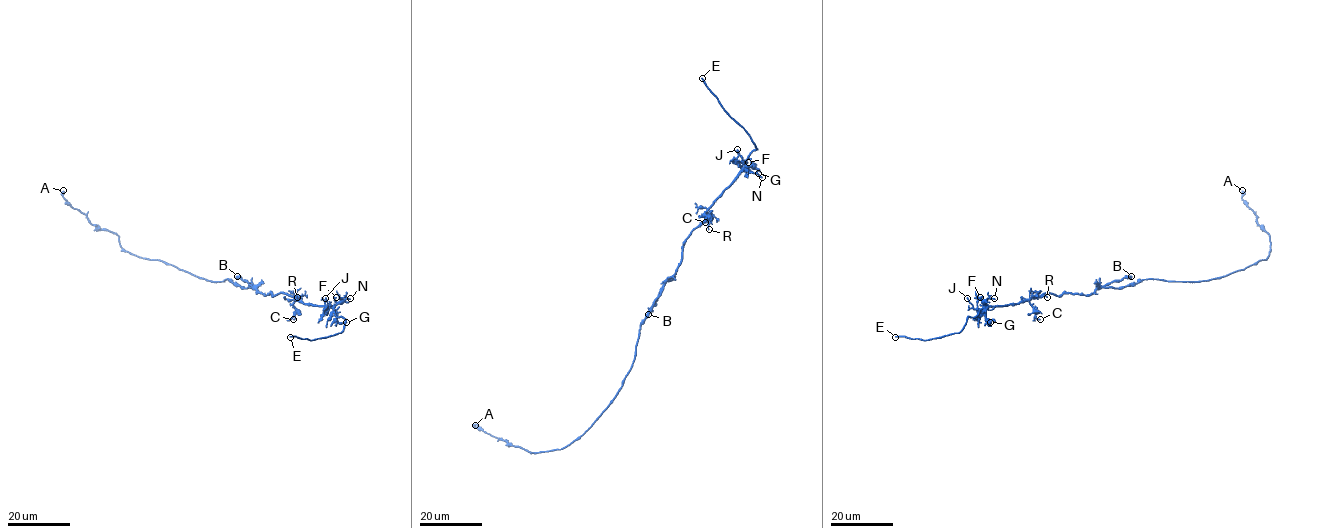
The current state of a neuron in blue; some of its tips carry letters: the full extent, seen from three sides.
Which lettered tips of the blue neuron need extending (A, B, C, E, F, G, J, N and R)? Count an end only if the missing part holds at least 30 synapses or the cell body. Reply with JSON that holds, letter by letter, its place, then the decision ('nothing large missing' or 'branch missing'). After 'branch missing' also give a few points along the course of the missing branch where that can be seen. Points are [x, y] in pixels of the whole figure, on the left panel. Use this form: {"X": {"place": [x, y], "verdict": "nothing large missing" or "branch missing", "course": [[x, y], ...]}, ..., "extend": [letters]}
{"A": {"place": [63, 190], "verdict": "nothing large missing"}, "B": {"place": [237, 276], "verdict": "nothing large missing"}, "C": {"place": [293, 319], "verdict": "nothing large missing"}, "E": {"place": [290, 337], "verdict": "branch missing", "course": [[290, 337], [274, 337], [254, 353]]}, "F": {"place": [336, 297], "verdict": "nothing large missing"}, "G": {"place": [346, 322], "verdict": "nothing large missing"}, "J": {"place": [325, 298], "verdict": "nothing large missing"}, "N": {"place": [350, 298], "verdict": "nothing large missing"}, "R": {"place": [297, 297], "verdict": "nothing large missing"}, "extend": ["E"]}

